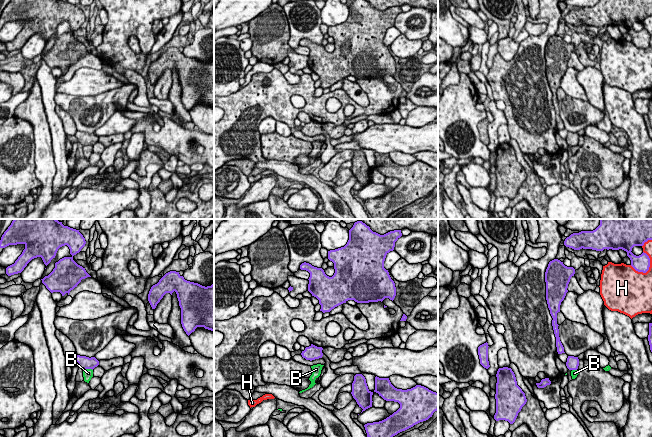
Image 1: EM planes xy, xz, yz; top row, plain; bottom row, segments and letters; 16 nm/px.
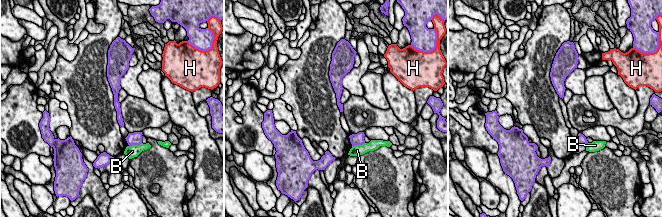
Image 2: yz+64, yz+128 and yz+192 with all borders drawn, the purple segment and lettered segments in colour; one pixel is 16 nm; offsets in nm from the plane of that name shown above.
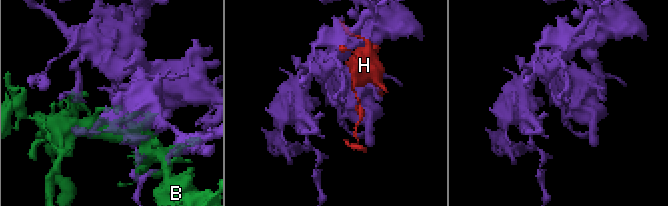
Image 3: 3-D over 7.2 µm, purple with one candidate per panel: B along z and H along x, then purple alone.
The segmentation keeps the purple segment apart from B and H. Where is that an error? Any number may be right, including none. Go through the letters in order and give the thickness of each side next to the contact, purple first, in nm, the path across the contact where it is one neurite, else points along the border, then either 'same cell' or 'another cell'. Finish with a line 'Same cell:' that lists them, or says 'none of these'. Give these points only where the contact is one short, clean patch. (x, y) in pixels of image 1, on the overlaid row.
B: 200 nm thick on the purple side, 160 nm on the other; same cell
H: 280 nm thick on the purple side, 160 nm on the other; another cell
Same cell: B

